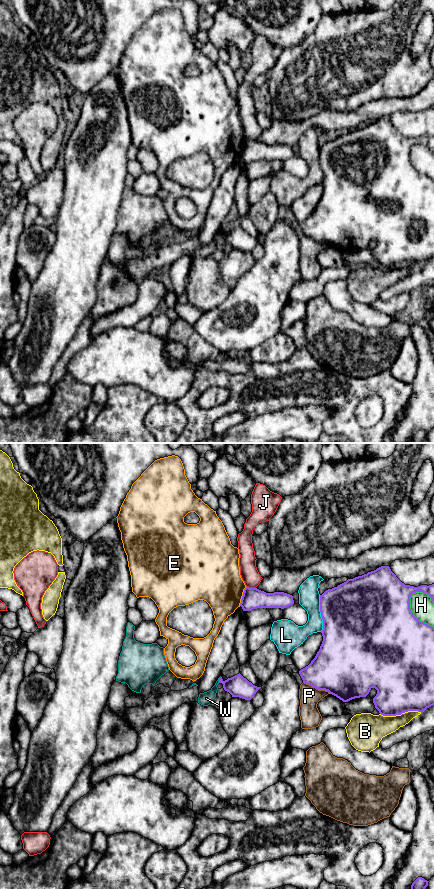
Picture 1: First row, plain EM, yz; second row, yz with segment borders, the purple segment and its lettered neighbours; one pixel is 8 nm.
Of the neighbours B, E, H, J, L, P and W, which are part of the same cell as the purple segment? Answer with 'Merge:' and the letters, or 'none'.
Merge: none

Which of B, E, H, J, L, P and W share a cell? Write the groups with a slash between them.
B / E / H / J / L / P / W

